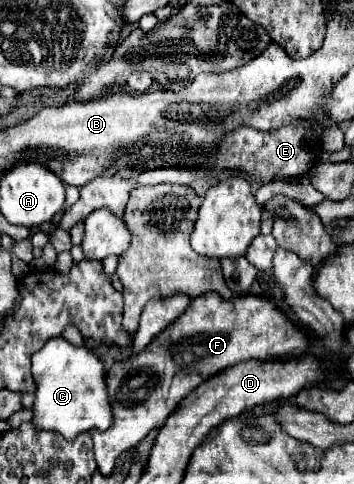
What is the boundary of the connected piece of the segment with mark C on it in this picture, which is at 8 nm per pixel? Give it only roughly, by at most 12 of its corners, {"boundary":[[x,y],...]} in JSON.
{"boundary":[[66,339],[32,355],[34,425],[74,441],[114,417],[98,355]]}

